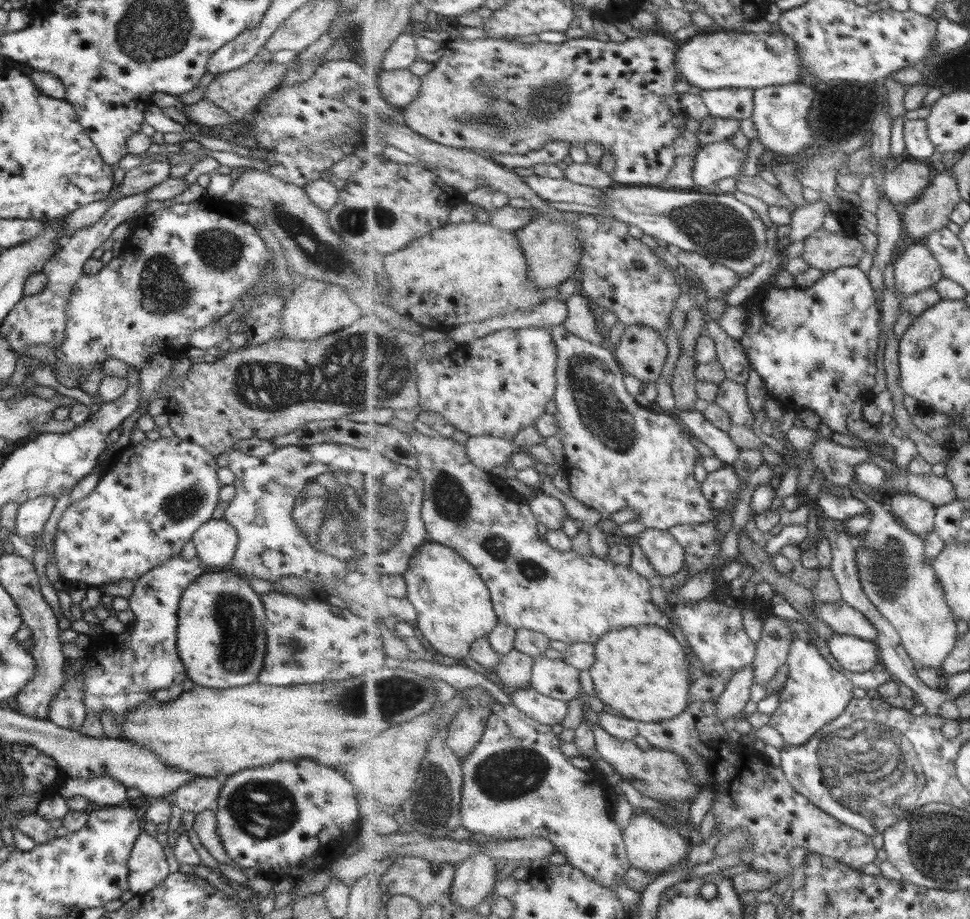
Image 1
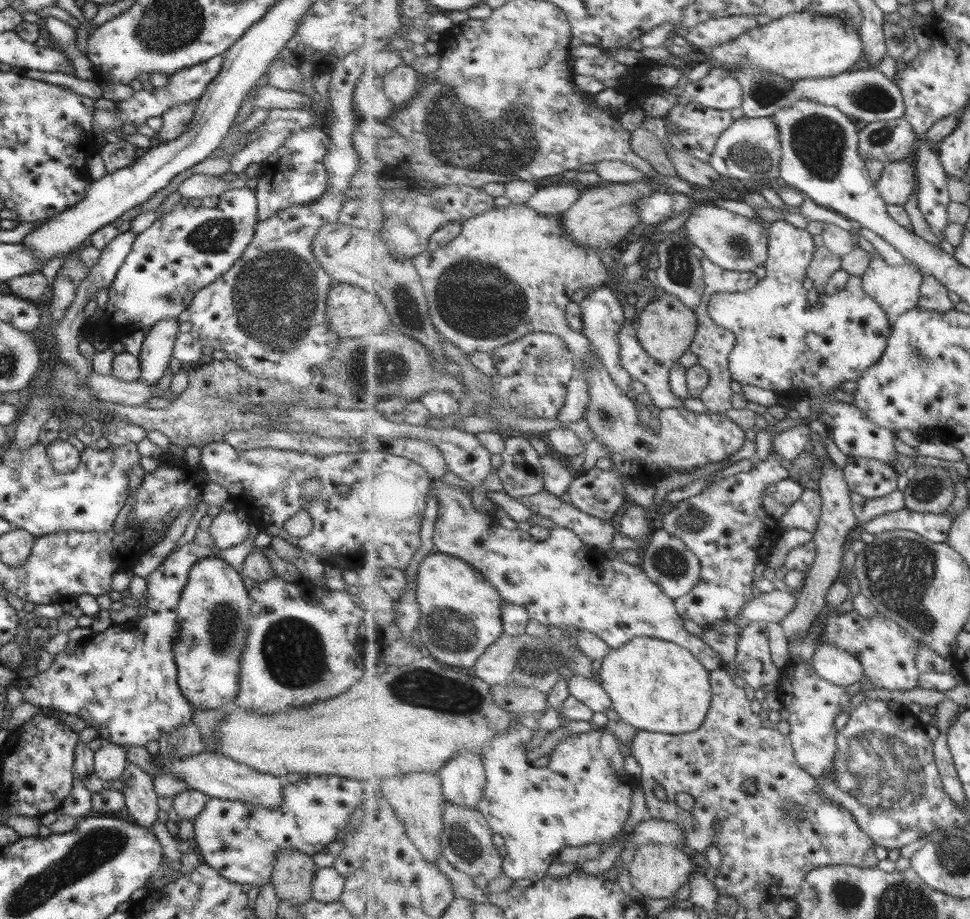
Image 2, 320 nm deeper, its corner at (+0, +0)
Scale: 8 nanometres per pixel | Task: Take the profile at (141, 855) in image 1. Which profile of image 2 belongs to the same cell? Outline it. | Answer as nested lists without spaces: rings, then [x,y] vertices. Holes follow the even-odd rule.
[[[127,762],[119,779],[123,782],[120,793],[123,795],[125,810],[133,823],[151,830],[157,823],[158,811],[152,778],[137,765]]]

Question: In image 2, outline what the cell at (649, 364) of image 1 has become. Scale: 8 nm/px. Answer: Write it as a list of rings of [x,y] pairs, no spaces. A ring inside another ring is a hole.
[[[664,292],[649,301],[643,311],[636,315],[635,330],[637,340],[644,349],[660,363],[676,363],[695,341],[700,321],[695,310],[690,309],[677,295]]]

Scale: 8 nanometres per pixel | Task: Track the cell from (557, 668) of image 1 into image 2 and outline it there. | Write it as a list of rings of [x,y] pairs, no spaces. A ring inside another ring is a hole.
[[[573,675],[567,685],[569,694],[576,696],[594,712],[605,713],[613,706],[611,697],[601,682],[595,682],[595,680],[581,675]]]

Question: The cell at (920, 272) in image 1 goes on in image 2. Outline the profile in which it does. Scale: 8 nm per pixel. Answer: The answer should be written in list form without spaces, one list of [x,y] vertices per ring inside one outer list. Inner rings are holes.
[[[874,253],[862,279],[864,291],[896,319],[919,306],[924,275],[908,265],[889,266]]]

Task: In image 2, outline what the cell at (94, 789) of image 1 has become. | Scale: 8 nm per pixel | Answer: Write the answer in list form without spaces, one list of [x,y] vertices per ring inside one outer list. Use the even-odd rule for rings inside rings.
[[[109,741],[101,742],[99,748],[92,752],[94,762],[94,774],[105,784],[114,779],[119,779],[127,759],[125,749],[122,746],[111,744]]]

